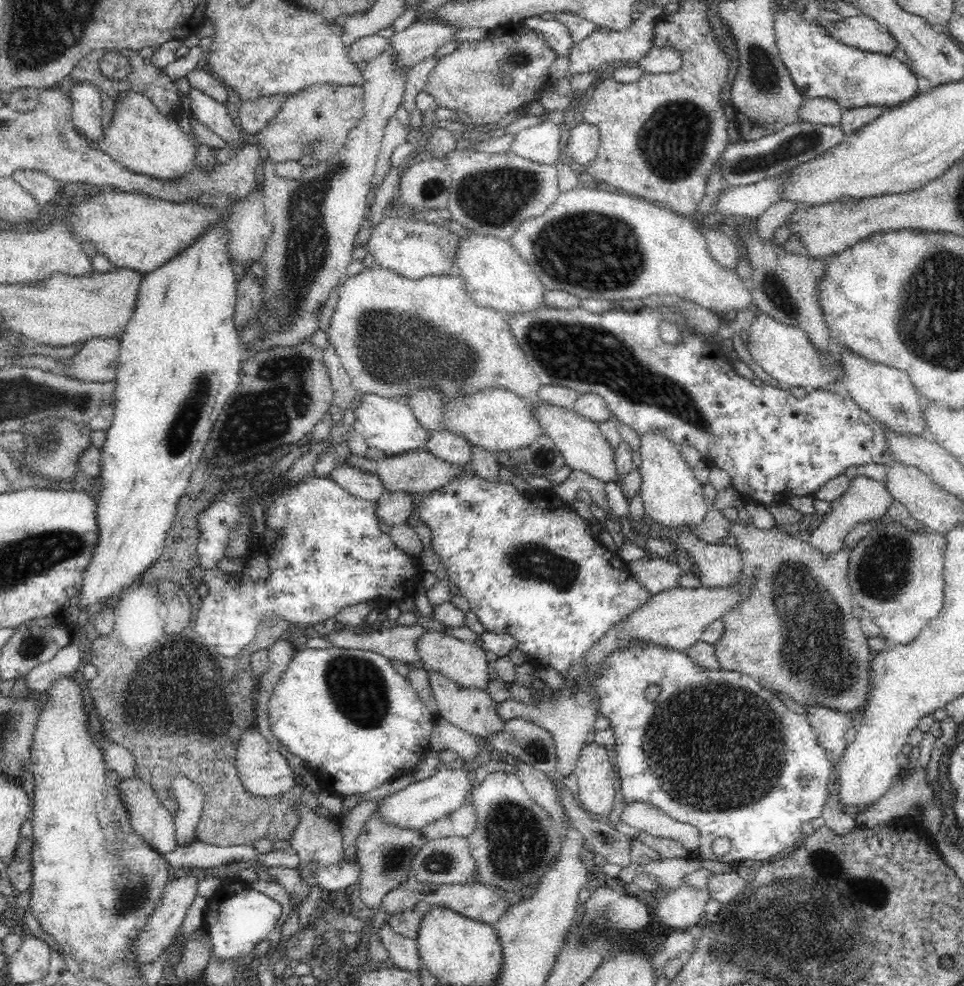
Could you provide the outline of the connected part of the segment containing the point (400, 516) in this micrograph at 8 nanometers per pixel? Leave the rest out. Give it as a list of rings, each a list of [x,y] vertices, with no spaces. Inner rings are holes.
[[[386,491],[375,504],[377,521],[390,528],[406,523],[413,510],[410,494],[402,492]]]

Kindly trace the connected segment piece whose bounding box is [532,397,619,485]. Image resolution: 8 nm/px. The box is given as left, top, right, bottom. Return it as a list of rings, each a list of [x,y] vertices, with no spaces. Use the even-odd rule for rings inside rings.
[[[535,397],[532,400],[537,420],[543,426],[545,435],[555,443],[556,449],[563,455],[565,465],[573,471],[587,473],[603,485],[617,482],[619,471],[616,465],[615,448],[610,446],[596,423],[573,410],[546,404]]]

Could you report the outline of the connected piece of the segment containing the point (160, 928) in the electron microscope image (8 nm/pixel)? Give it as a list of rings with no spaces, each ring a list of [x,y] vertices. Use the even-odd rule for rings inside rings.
[[[186,872],[182,875],[179,874],[165,886],[160,903],[156,906],[147,926],[140,934],[139,940],[135,943],[135,952],[139,957],[138,961],[141,962],[141,967],[143,965],[148,966],[160,958],[166,946],[168,946],[172,937],[174,937],[174,934],[180,930],[188,908],[194,903],[195,897],[197,896],[198,881],[198,877]]]

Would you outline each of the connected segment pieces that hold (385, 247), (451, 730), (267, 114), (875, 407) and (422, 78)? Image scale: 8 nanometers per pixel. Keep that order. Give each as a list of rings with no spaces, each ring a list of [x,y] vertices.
[[[385,216],[372,230],[367,248],[368,254],[374,256],[380,267],[388,268],[410,280],[418,280],[430,275],[456,273],[456,256],[460,242],[461,238],[448,228]]]
[[[442,718],[436,719],[429,742],[430,750],[467,752],[476,746],[479,746],[478,740],[470,740],[465,730],[455,727],[451,722]]]
[[[278,96],[242,102],[237,116],[244,133],[251,138],[254,133],[266,127],[284,100],[284,97]]]
[[[846,348],[843,350],[840,363],[842,370],[840,376],[848,390],[847,396],[878,424],[886,424],[896,433],[907,436],[910,434],[913,436],[928,435],[923,413],[920,411],[918,392],[914,390],[906,372],[860,357]]]
[[[434,55],[429,56],[408,71],[402,106],[409,114],[409,124],[414,128],[422,126],[421,111],[415,104],[416,97],[420,92],[425,91],[427,78],[437,66],[437,61]]]

